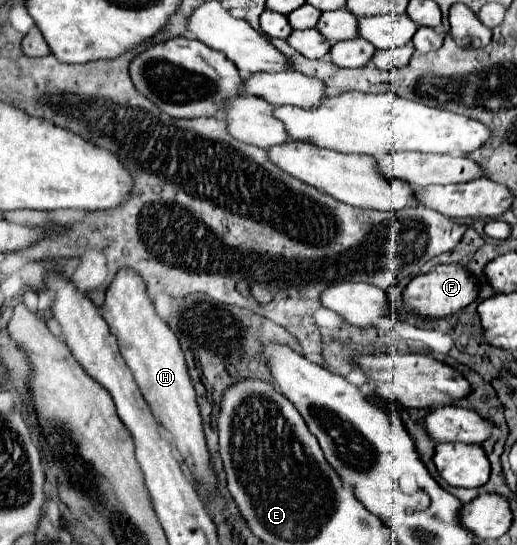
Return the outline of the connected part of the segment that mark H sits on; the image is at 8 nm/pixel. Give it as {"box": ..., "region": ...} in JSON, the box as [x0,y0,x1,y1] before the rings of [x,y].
{"box":[102,268,216,490],"region":[[[122,268],[116,272],[112,284],[106,290],[106,302],[102,306],[102,316],[106,318],[110,332],[118,338],[120,354],[134,374],[134,380],[152,404],[152,412],[160,418],[164,428],[170,432],[172,444],[176,446],[182,462],[190,468],[194,484],[202,482],[200,490],[216,490],[216,478],[210,468],[210,456],[206,450],[206,440],[202,432],[202,418],[196,406],[196,392],[186,370],[184,352],[178,344],[176,334],[168,324],[156,314],[152,300],[146,294],[146,284],[136,270]]]}

